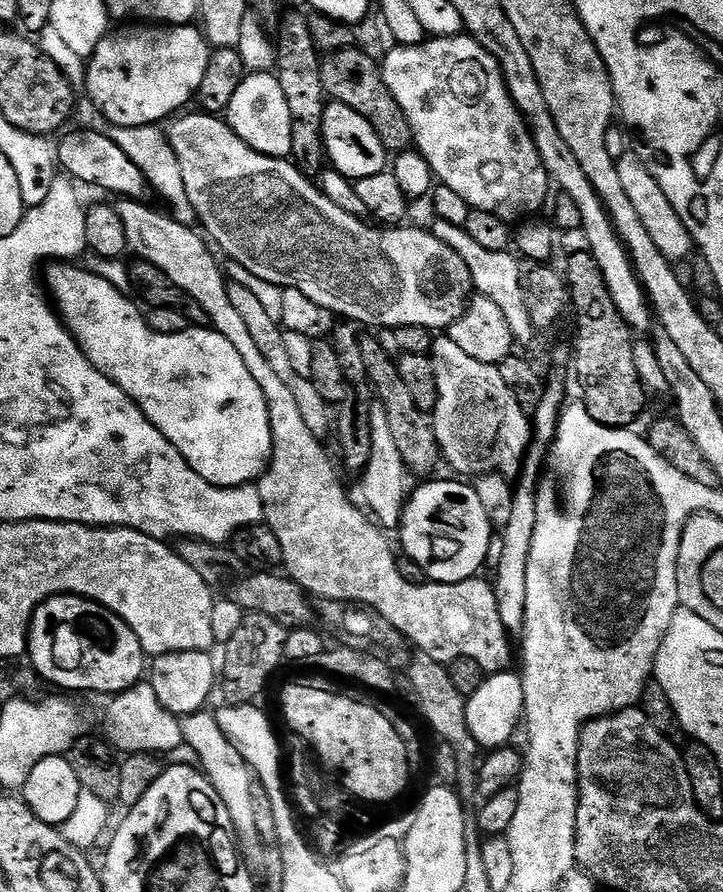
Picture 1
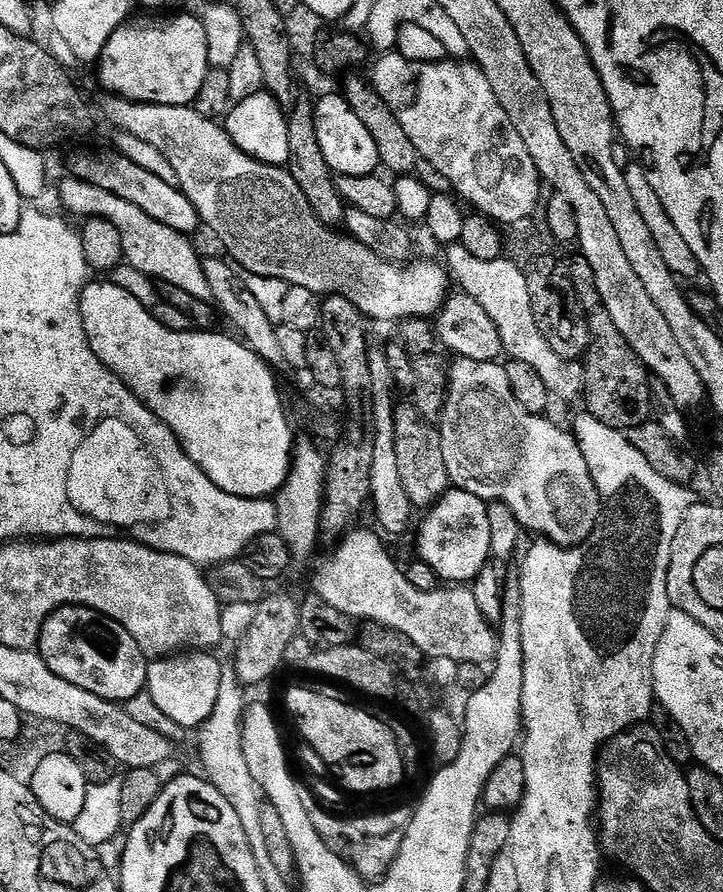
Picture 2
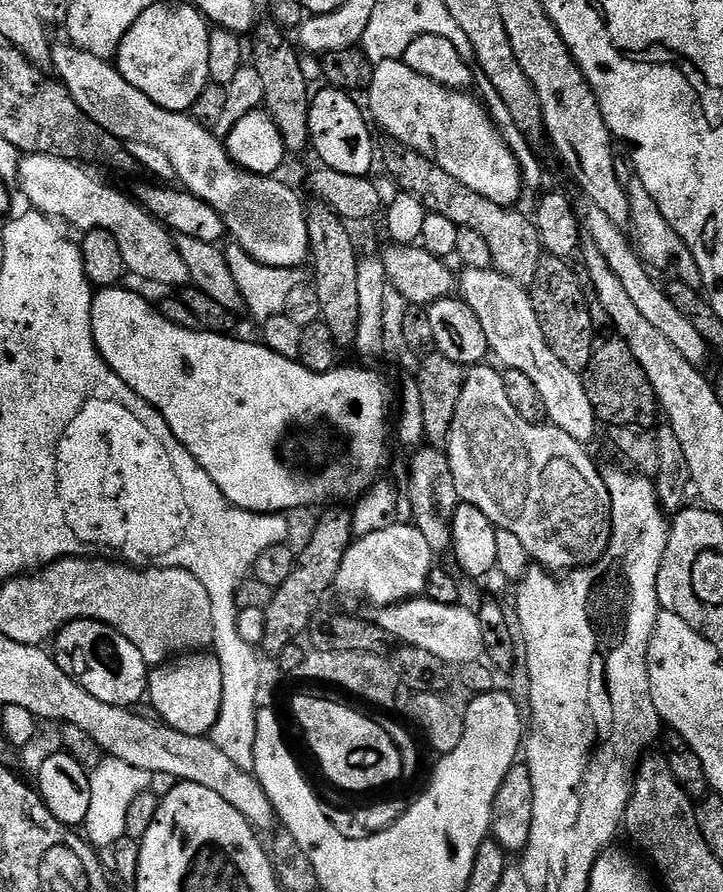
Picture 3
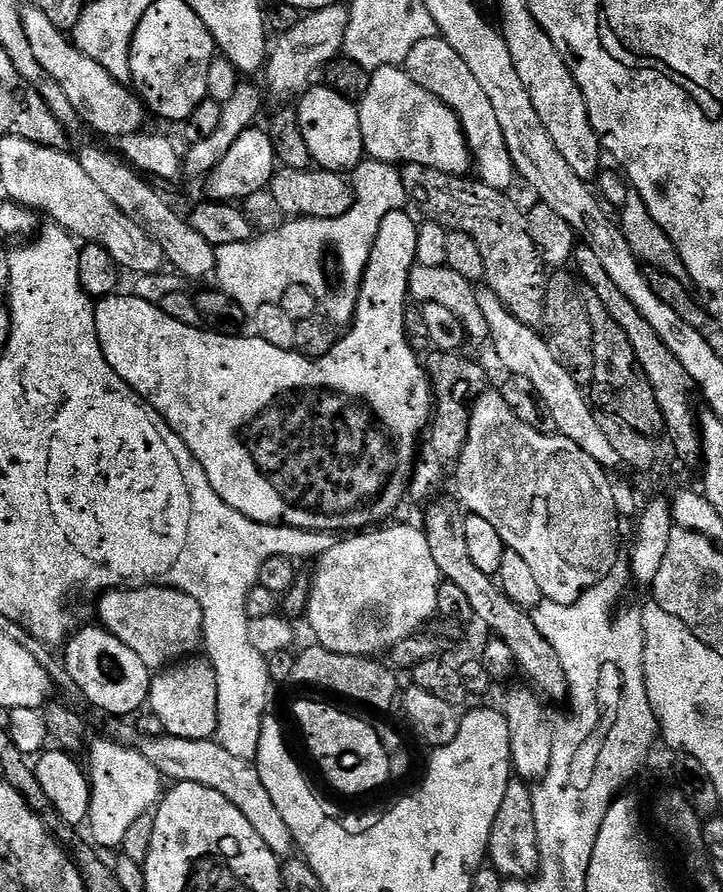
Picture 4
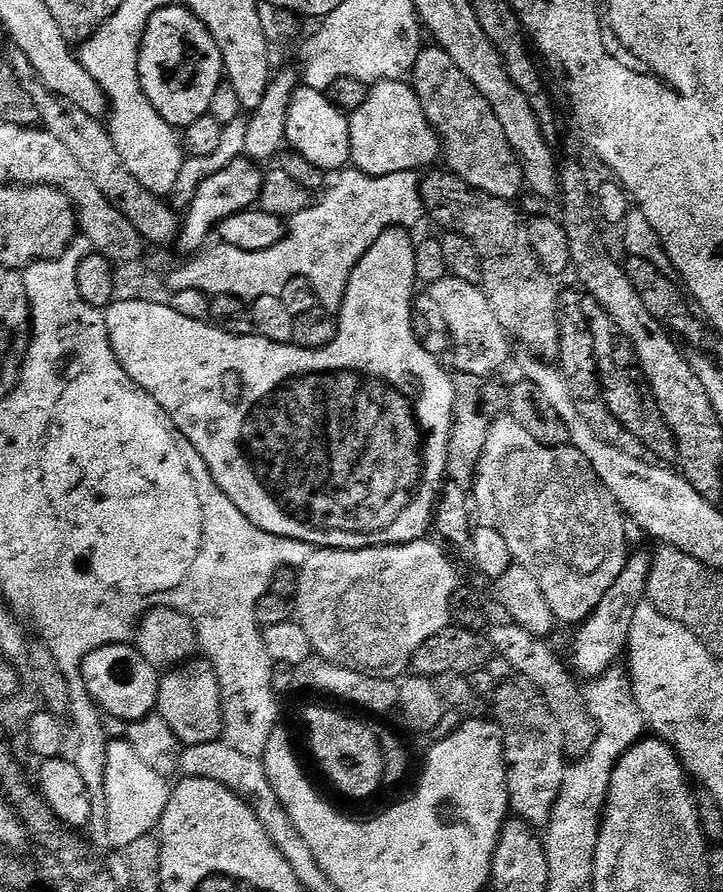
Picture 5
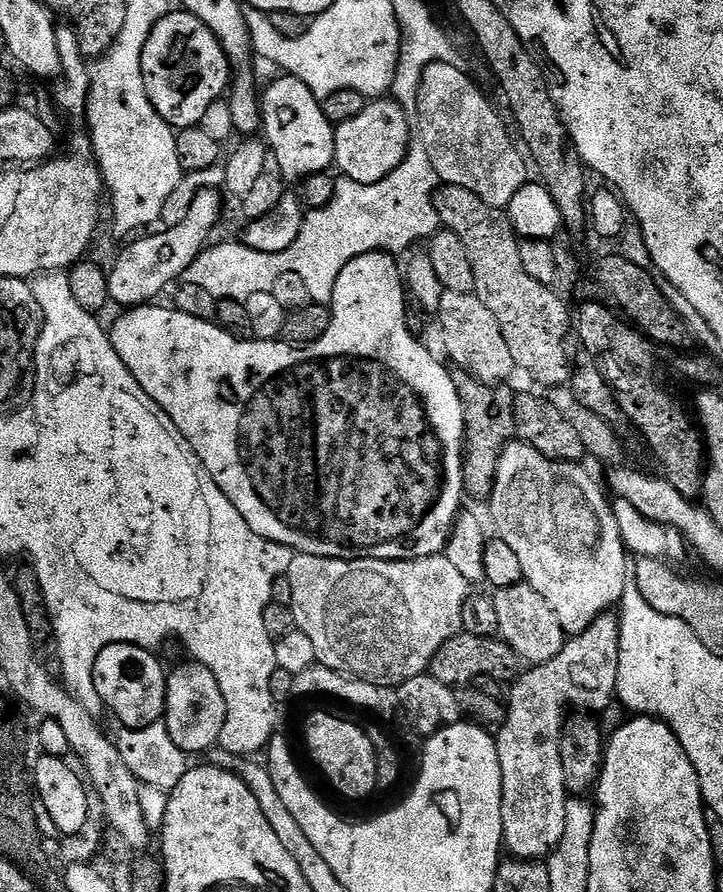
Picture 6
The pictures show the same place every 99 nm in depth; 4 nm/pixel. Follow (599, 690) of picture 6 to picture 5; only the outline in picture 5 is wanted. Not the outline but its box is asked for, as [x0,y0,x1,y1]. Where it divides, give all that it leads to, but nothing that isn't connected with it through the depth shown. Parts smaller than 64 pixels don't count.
[494,555,652,826]

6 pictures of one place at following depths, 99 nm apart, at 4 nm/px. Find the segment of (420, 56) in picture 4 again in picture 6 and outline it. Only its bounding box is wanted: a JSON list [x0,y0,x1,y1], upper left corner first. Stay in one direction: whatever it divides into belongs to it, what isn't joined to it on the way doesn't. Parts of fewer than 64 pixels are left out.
[414,62,530,209]

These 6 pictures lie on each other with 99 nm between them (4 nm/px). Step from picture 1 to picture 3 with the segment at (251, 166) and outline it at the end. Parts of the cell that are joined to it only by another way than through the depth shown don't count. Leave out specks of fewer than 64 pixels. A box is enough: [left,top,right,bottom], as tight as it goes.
[51,42,309,268]

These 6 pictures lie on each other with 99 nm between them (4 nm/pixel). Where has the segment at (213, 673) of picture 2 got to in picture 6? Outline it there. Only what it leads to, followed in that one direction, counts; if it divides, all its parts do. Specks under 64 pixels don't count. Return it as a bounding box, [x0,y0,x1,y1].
[162,662,228,754]

